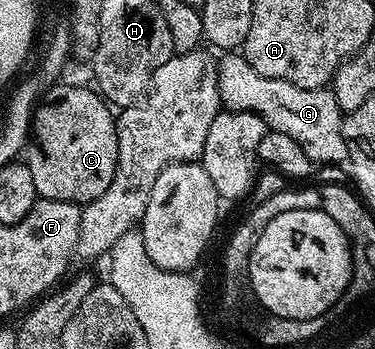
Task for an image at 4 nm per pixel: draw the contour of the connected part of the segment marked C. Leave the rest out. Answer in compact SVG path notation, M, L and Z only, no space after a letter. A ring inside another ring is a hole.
M55 84L41 95L34 109L32 137L24 161L32 172L39 198L85 204L104 196L118 163L118 124L116 114L97 89Z

